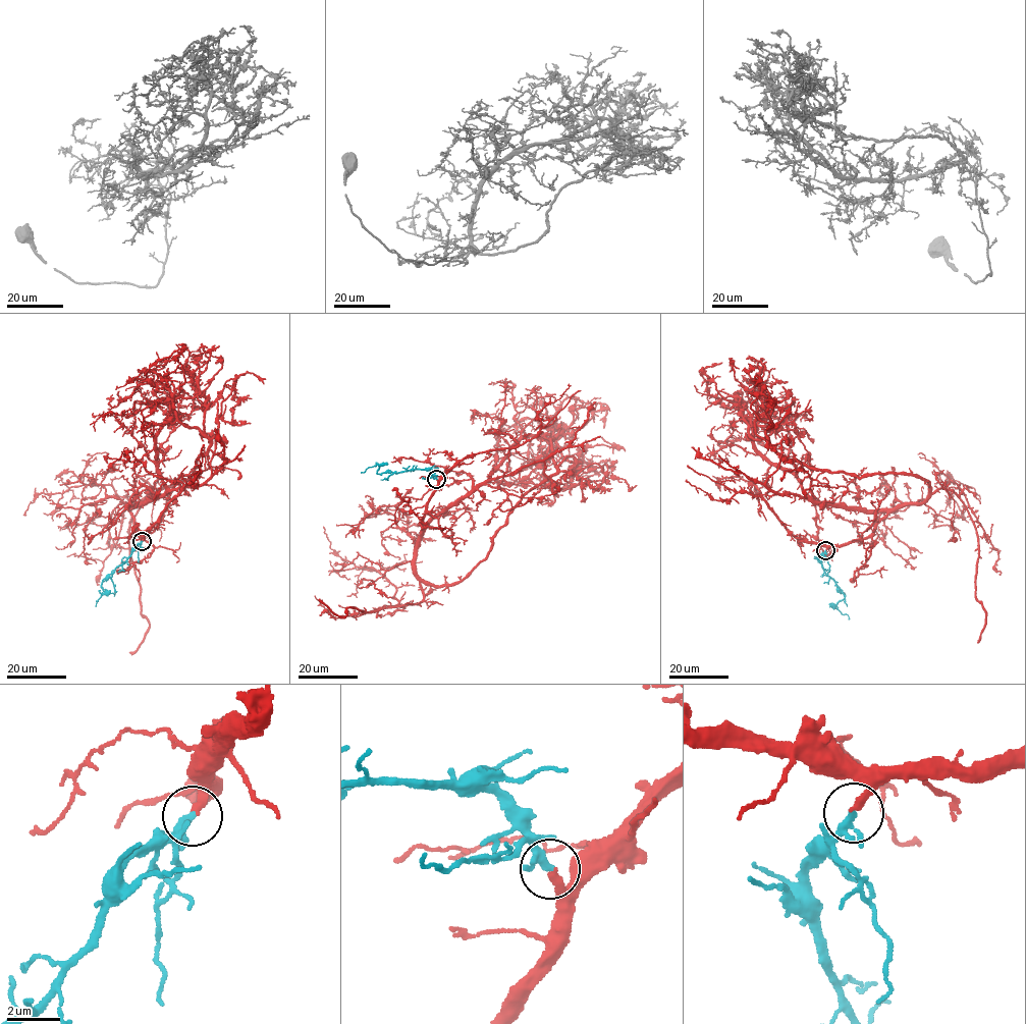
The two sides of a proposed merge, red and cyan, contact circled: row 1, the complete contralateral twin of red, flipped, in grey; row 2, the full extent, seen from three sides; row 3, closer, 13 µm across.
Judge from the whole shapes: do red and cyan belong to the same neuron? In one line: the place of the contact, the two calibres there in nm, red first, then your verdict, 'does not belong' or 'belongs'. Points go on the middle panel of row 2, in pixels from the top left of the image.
(436, 479) | 280/240 nm | belongs

